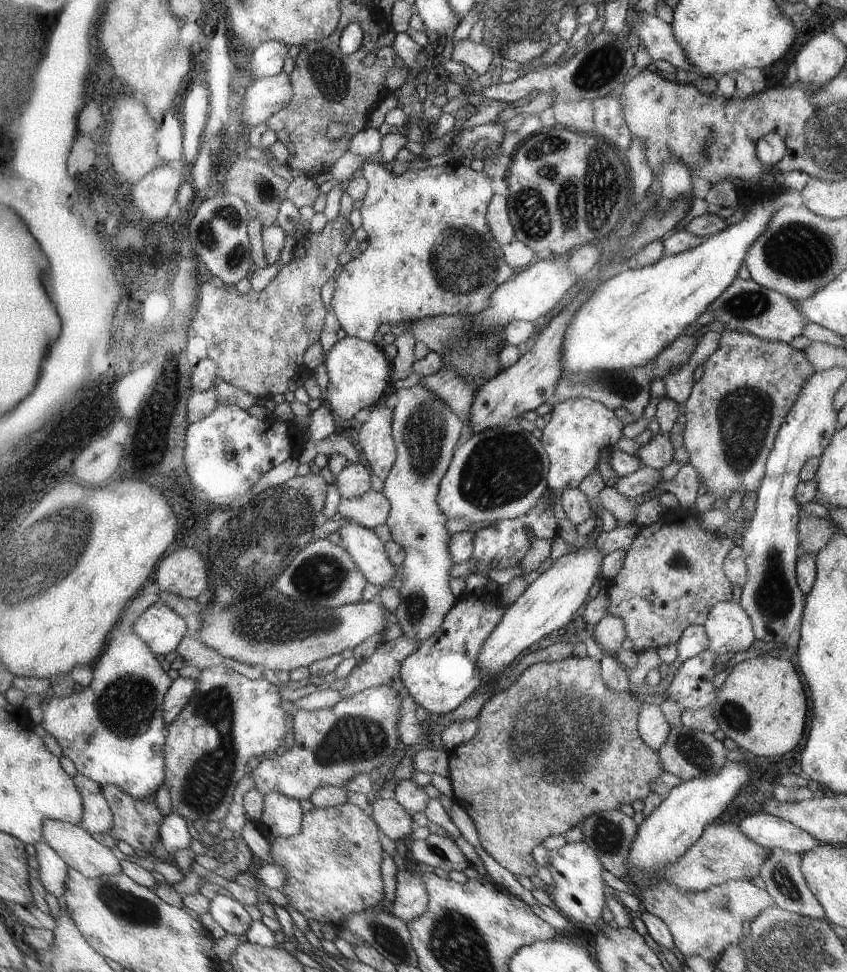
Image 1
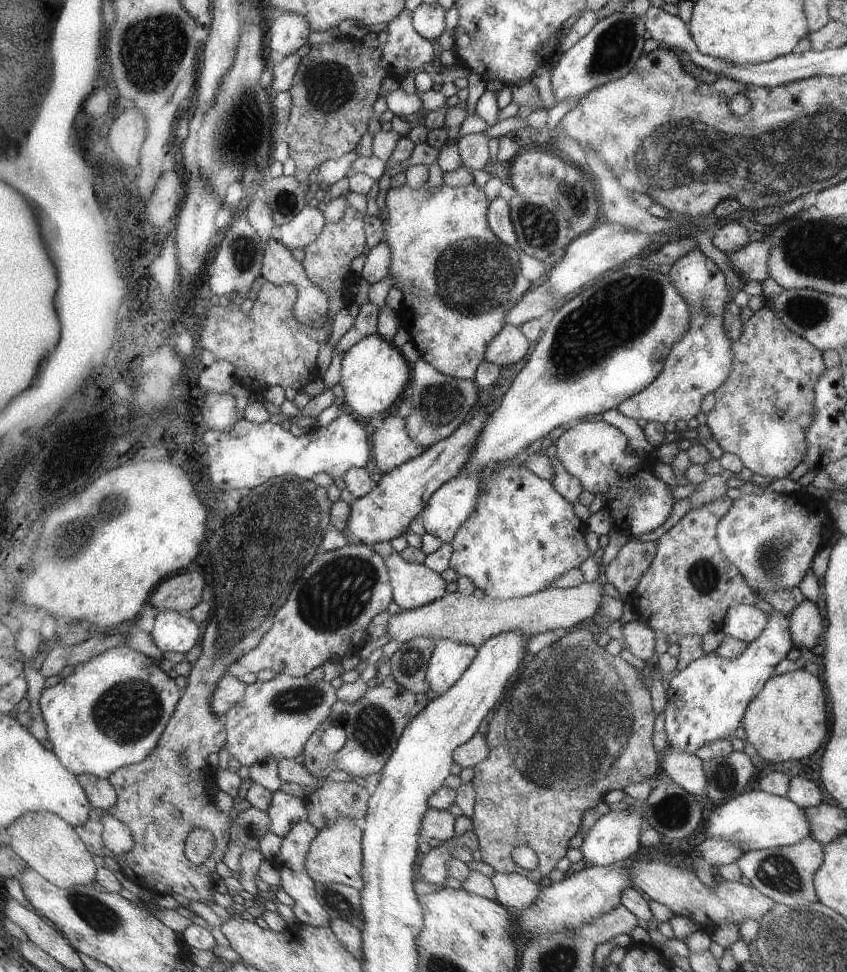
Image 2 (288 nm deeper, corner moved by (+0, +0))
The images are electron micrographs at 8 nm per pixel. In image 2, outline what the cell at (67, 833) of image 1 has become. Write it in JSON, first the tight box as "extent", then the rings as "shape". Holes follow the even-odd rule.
{"extent":[9,812,97,888],"shape":[[[31,812],[17,818],[9,828],[11,836],[11,848],[15,854],[27,862],[29,868],[35,868],[39,874],[43,874],[49,882],[57,884],[59,888],[75,888],[75,886],[89,886],[93,880],[97,880],[97,866],[93,860],[93,852],[89,850],[89,844],[81,838],[81,834],[71,826],[65,818],[53,812]]]}

